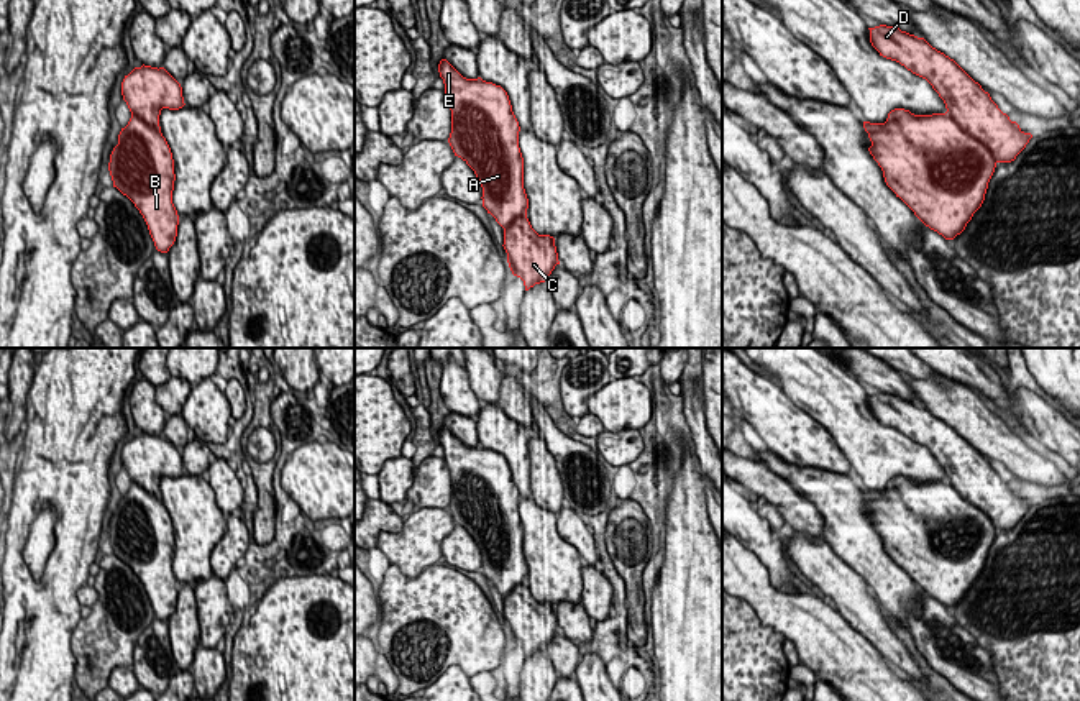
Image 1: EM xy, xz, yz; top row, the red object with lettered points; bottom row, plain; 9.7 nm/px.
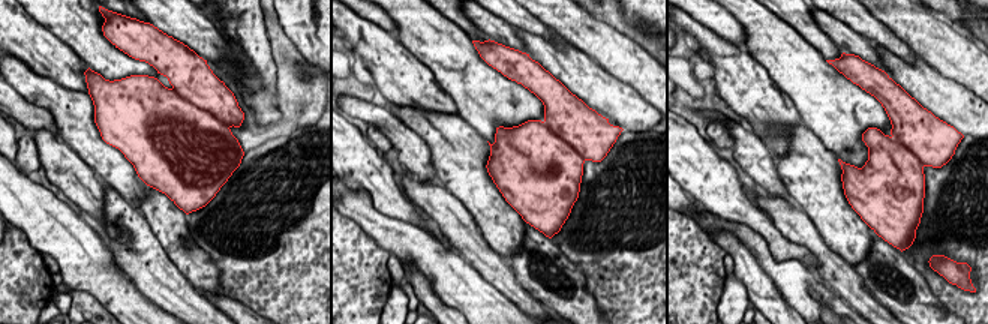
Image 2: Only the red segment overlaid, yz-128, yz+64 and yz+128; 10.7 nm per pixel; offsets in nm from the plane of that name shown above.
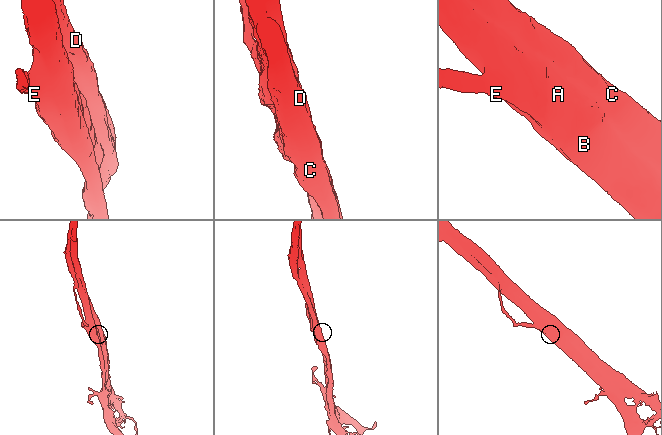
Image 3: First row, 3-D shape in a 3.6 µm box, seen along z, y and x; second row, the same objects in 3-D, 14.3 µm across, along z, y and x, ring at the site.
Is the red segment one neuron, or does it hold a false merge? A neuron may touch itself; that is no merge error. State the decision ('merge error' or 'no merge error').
merge error

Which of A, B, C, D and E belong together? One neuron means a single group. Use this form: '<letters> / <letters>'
A B E / C D

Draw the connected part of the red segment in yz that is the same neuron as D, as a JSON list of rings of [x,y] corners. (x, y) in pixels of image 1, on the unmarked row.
[[[880,392],[870,397],[870,410],[880,424],[896,428],[926,447],[944,468],[957,493],[983,511],[996,530],[1011,530],[1026,515],[1031,501],[1011,489],[990,461],[954,427],[899,396]]]

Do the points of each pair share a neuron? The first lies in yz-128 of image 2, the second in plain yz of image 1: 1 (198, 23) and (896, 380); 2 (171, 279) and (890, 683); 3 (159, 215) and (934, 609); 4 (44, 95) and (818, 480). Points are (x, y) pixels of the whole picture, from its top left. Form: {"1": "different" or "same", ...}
{"1": "different", "2": "different", "3": "same", "4": "same"}

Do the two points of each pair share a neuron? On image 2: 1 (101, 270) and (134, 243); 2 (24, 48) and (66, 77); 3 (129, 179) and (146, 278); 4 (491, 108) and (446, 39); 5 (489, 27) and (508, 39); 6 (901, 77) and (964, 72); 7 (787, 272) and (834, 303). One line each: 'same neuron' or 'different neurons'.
1: different neurons
2: same neuron
3: different neurons
4: same neuron
5: same neuron
6: different neurons
7: same neuron

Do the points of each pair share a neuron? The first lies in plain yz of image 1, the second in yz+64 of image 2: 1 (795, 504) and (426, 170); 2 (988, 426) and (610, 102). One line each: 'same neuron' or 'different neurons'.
1: same neuron
2: same neuron

